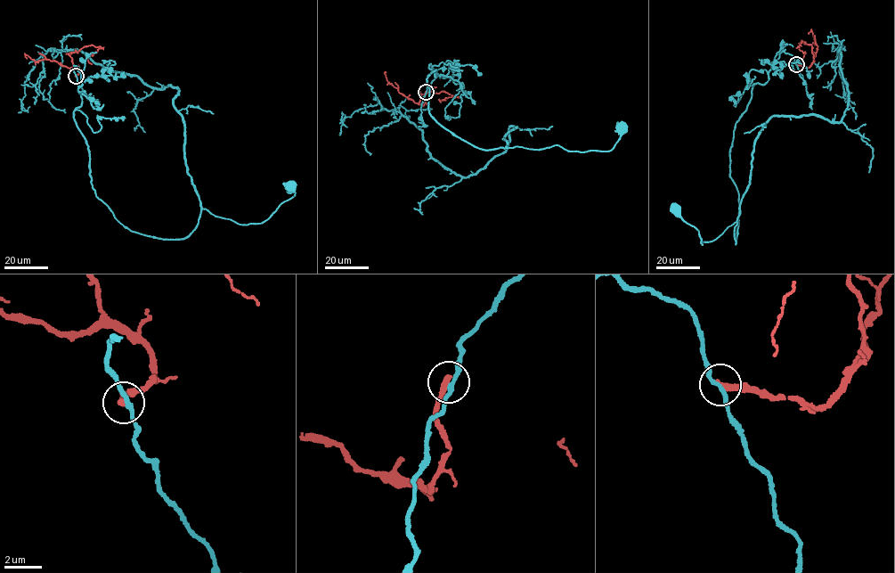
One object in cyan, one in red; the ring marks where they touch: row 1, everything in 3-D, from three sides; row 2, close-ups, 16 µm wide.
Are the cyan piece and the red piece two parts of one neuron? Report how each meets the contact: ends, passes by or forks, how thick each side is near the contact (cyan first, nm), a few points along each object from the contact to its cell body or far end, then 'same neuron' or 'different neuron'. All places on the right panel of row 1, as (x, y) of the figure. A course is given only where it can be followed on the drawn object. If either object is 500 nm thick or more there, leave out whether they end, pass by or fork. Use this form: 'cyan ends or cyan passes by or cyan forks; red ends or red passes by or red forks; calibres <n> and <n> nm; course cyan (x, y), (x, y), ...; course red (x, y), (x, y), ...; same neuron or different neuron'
cyan passes by; red ends; calibres 220 and 320 nm; course cyan (796, 65), (779, 53), (736, 124), (736, 244), (736, 222), (702, 245), (674, 208); course red (796, 65), (809, 67), (813, 60), (811, 45), (802, 40), (799, 48), (805, 53), (803, 61); different neuron

